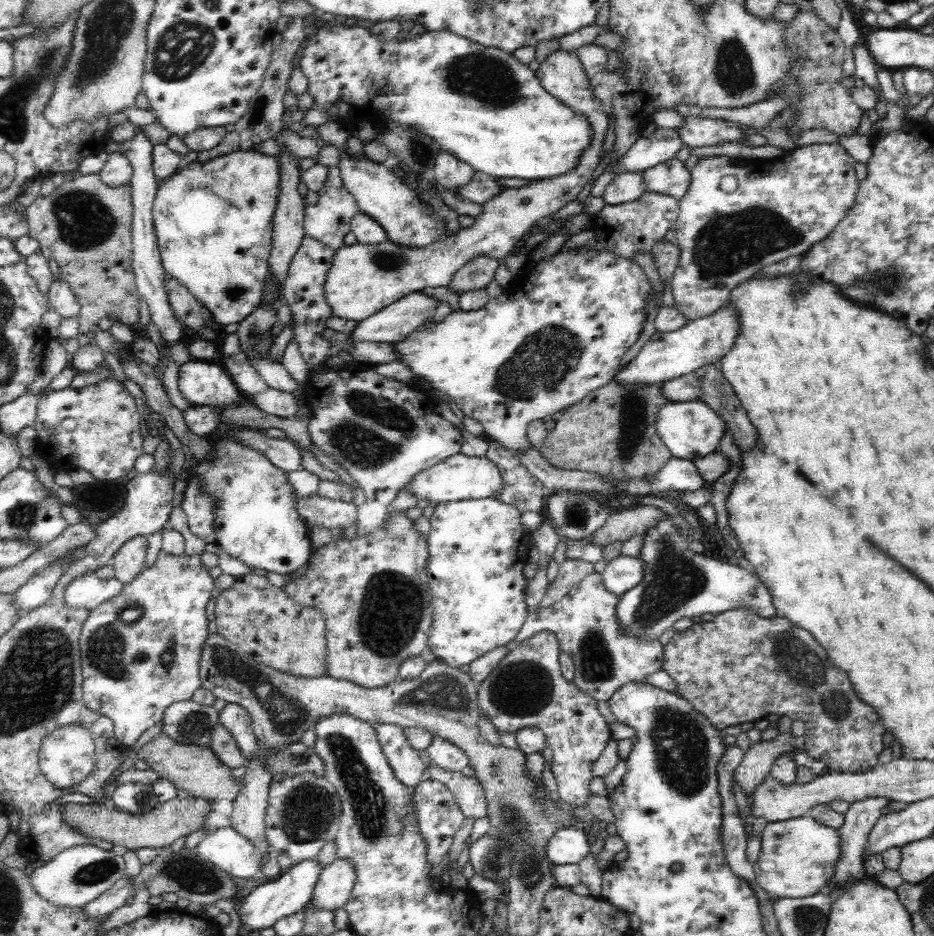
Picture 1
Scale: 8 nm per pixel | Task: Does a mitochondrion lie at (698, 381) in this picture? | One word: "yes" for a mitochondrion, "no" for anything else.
no

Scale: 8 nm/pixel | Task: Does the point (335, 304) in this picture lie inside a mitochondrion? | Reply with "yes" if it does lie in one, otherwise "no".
no

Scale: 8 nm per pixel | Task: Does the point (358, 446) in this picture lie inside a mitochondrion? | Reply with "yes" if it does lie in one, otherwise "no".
yes

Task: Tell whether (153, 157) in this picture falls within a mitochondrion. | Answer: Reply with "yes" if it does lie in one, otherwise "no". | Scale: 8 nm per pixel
no

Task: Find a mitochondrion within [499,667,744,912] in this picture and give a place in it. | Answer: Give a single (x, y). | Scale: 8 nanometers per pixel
(680, 745)

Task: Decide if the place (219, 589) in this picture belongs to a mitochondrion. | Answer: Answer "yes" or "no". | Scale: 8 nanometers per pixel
no

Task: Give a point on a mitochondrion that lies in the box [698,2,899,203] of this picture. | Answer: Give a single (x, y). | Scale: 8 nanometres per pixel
(734, 70)

